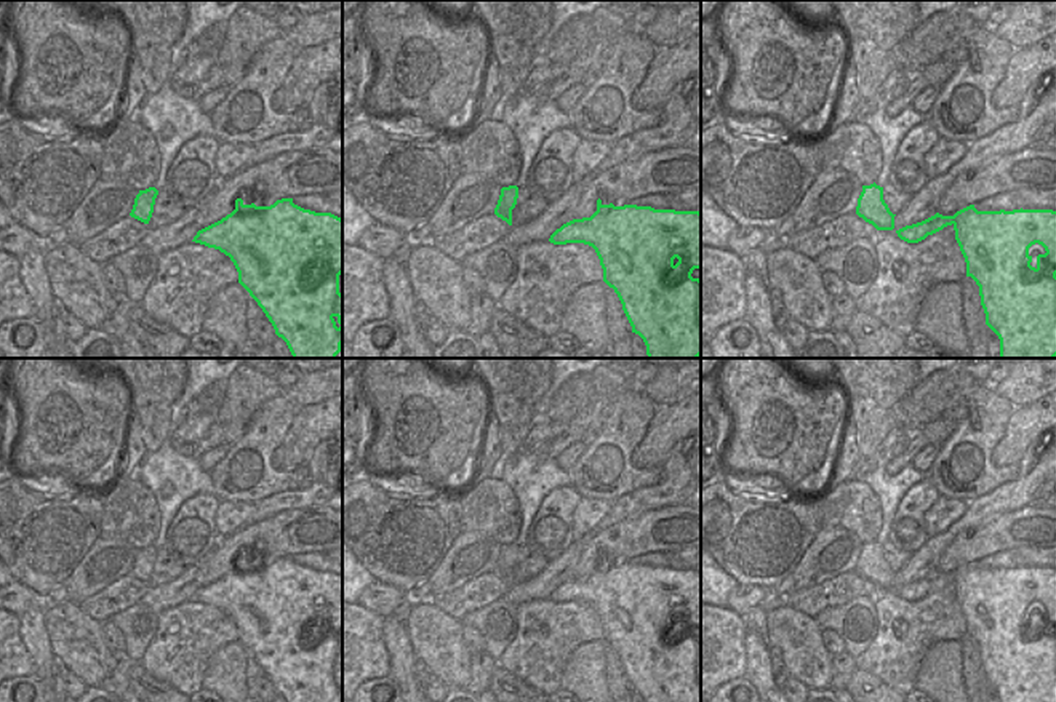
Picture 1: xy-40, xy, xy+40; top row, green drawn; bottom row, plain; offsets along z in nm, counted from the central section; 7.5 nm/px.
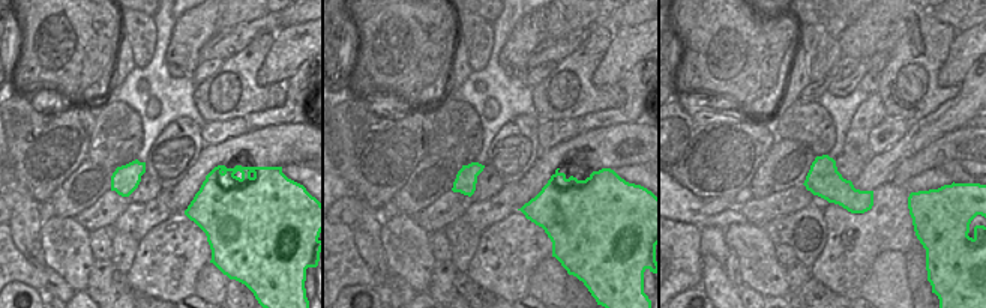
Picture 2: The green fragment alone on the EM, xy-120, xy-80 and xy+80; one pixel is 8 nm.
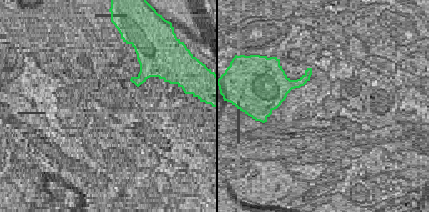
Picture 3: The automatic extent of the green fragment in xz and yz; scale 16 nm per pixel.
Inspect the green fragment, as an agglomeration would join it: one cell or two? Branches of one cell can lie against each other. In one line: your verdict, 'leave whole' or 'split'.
leave whole

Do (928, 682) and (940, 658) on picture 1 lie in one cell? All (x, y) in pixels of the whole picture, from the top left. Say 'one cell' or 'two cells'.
one cell

